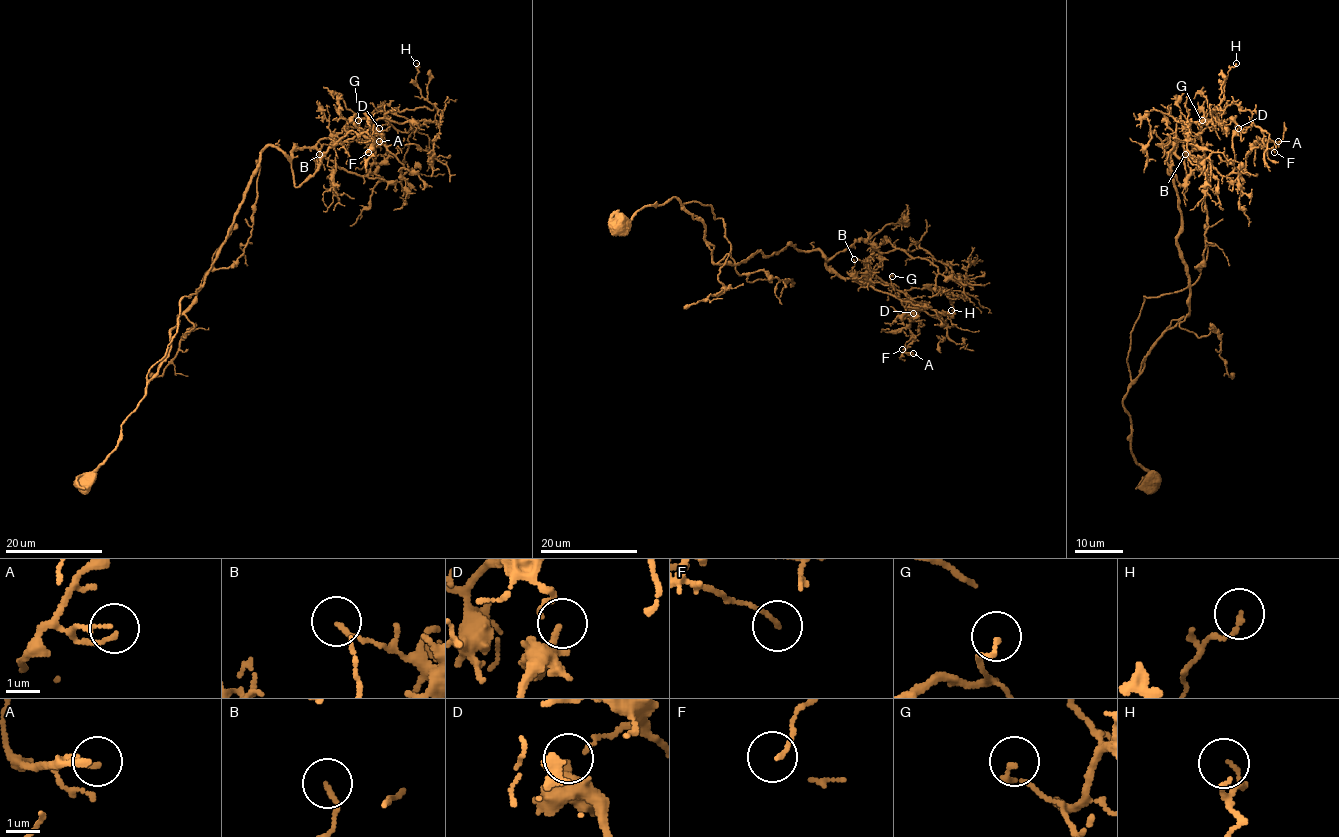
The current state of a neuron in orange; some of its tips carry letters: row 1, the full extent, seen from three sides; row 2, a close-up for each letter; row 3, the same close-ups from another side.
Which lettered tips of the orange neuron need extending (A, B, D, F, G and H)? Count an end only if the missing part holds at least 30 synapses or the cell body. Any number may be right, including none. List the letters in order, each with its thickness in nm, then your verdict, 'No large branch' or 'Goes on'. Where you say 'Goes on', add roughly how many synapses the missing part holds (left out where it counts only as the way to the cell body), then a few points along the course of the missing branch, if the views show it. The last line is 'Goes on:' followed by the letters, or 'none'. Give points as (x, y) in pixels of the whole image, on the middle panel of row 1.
A: Thickness 140 nm. No large branch
B: Thickness 120 nm. No large branch
D: Thickness 220 nm. No large branch
F: Thickness 110 nm. No large branch
G: Thickness 140 nm. No large branch
H: Thickness 120 nm. No large branch
Goes on: none

